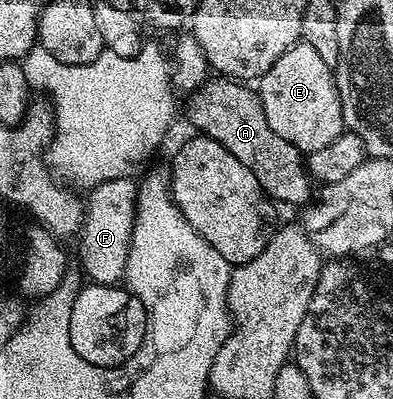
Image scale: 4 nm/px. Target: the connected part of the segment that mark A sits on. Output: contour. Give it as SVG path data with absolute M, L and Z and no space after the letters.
M210 78L189 93L187 100L190 101L186 104L186 116L194 130L220 142L240 166L254 175L271 201L299 206L311 203L312 181L305 169L303 153L292 146L292 142L284 142L284 138L268 126L268 118L264 118L262 103L253 87L237 80Z

